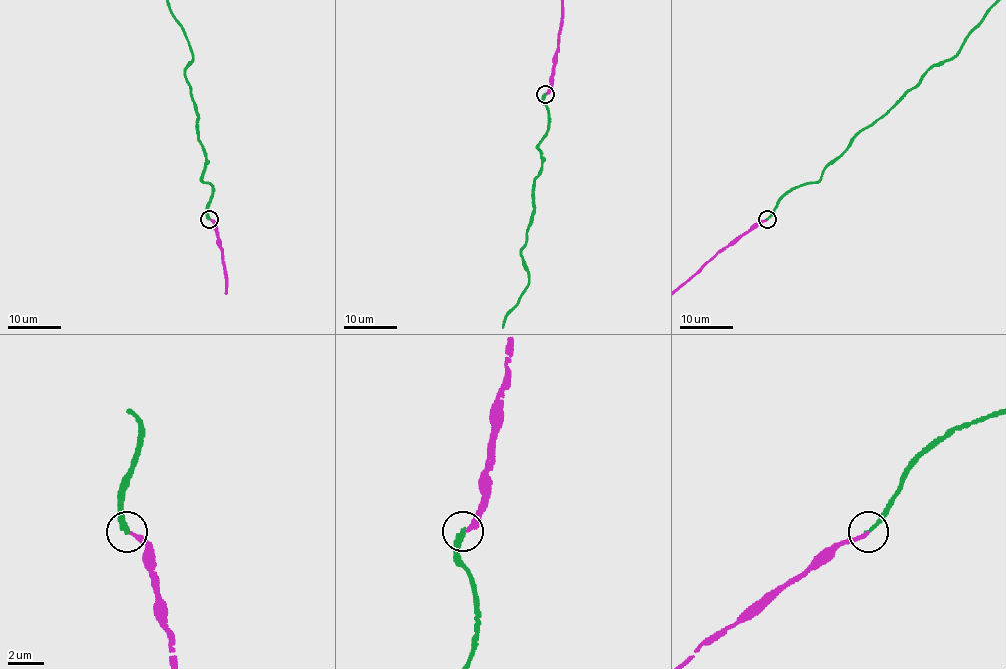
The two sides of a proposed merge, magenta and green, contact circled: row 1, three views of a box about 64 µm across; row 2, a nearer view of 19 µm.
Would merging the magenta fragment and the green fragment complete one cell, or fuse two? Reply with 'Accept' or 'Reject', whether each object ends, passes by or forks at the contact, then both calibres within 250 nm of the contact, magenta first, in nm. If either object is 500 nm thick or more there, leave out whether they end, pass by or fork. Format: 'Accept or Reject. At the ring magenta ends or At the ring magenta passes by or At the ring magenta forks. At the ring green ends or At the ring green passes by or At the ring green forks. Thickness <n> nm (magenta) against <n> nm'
Reject. At the ring magenta ends. At the ring green ends. Thickness 240 nm (magenta) against 240 nm

